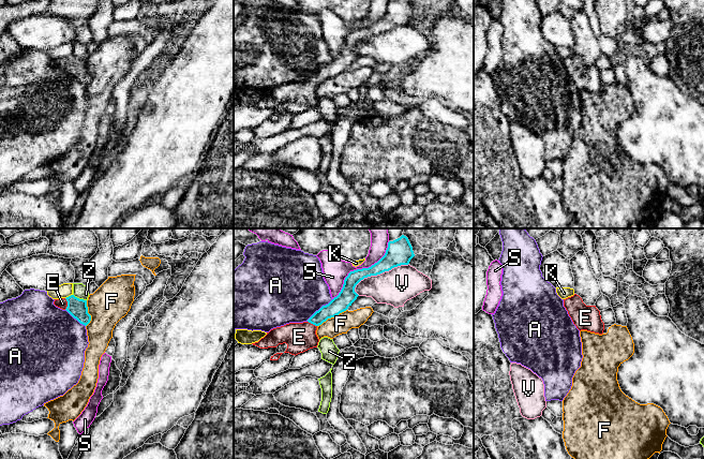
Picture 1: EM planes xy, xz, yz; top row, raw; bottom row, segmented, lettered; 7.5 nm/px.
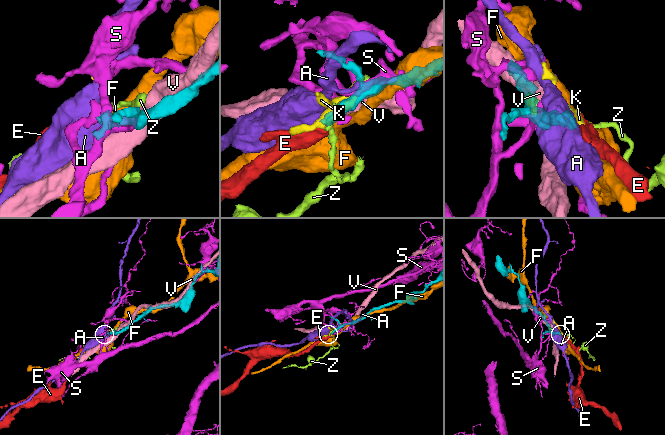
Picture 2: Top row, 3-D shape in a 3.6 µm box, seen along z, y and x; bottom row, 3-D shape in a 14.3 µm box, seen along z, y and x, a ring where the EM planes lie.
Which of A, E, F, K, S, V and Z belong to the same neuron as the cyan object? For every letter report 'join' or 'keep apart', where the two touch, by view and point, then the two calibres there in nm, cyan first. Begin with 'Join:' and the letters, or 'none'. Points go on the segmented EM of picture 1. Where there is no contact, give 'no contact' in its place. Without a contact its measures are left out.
Join: E
A: keep apart; contact xz (320, 308); calibres 130 and 480 nm
E: join; contact xy (68, 304); calibres 150 and 80 nm
F: keep apart; contact xz (331, 316); calibres 130 and 140 nm
K: keep apart; contact xy (69, 296); calibres 150 and 110 nm
S: keep apart; contact xz (359, 269); calibres 130 and 180 nm
V: keep apart; contact xz (379, 274); calibres 190 and 260 nm
Z: keep apart; contact xy (78, 298); calibres 150 and 110 nm

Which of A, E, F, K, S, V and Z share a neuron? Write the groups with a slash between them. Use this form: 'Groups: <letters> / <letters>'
Groups: A / E / F / K / S / V / Z

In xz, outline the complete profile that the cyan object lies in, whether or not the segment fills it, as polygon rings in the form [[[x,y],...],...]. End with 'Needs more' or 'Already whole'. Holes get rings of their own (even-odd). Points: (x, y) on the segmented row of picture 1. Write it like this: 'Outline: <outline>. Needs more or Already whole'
Outline: [[[402,235],[400,238],[389,241],[385,255],[369,268],[350,271],[344,280],[339,295],[328,305],[323,306],[306,322],[289,323],[271,329],[258,342],[252,343],[260,349],[276,347],[286,343],[284,353],[298,355],[310,349],[317,347],[319,339],[316,335],[317,327],[328,319],[334,317],[346,311],[359,296],[355,292],[356,285],[364,278],[377,276],[401,265],[408,265],[415,256],[408,238]]]. Needs more

